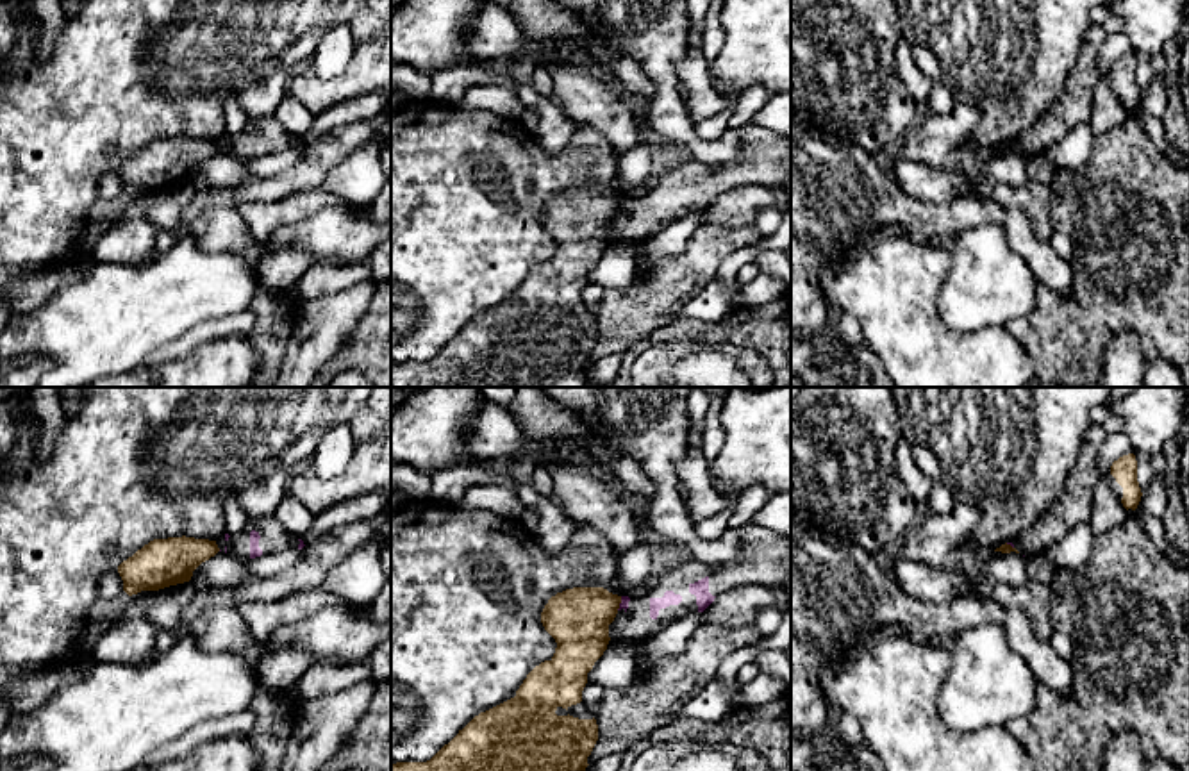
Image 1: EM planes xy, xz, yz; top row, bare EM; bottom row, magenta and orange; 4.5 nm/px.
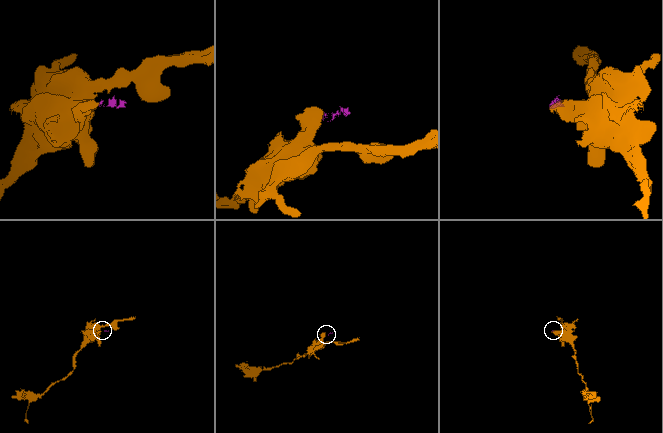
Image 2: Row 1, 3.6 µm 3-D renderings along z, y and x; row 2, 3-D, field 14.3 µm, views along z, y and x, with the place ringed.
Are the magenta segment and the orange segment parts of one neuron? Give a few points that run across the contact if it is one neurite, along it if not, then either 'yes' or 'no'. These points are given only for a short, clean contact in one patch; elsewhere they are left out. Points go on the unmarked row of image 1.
line xz (622, 197), (616, 209); no

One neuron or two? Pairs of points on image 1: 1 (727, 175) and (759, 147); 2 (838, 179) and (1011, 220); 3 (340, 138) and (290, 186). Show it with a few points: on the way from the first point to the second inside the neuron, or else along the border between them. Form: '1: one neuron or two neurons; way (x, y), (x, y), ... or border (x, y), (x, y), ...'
1: one neuron; way (734, 172), (752, 154)
2: one neuron; way (881, 206), (904, 215), (968, 215)
3: one neuron; way (327, 150), (302, 175)

